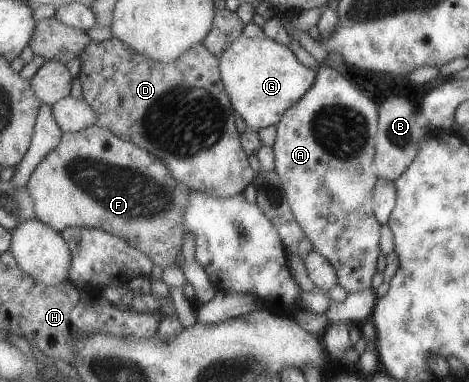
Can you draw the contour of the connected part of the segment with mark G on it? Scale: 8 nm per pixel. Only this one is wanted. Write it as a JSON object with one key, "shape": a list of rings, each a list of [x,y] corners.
{"shape":[[[242,34],[226,47],[219,59],[220,77],[236,116],[241,117],[249,129],[258,131],[275,126],[283,113],[314,85],[317,75],[314,69],[304,66],[289,47],[266,37],[253,40]]]}

